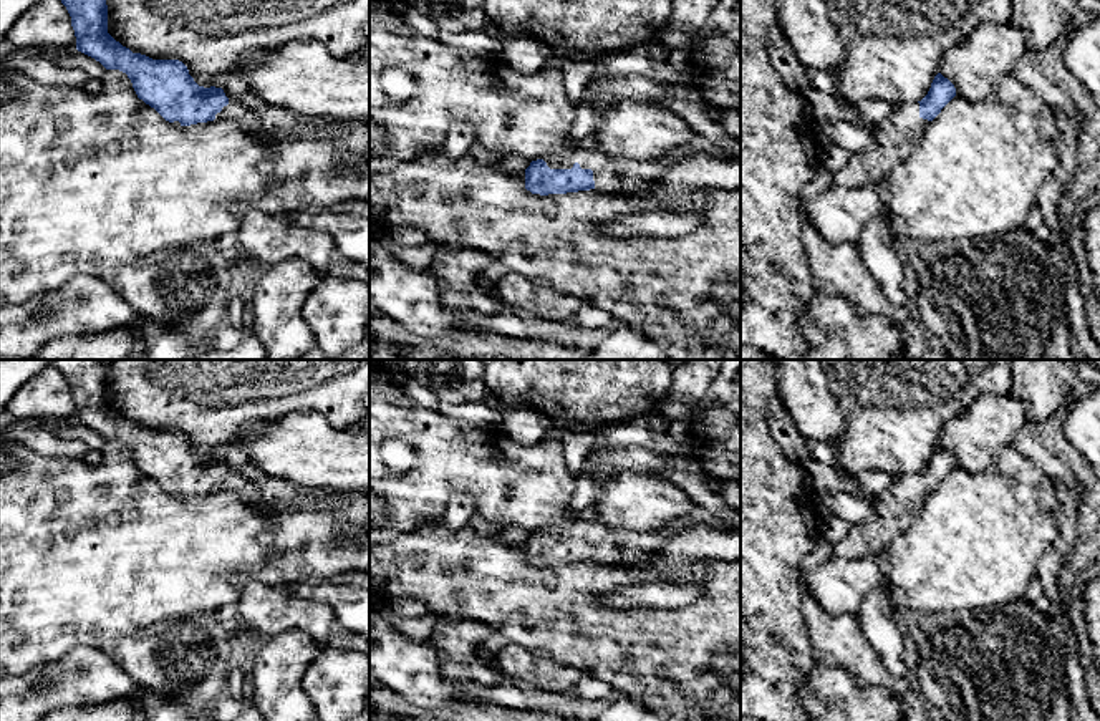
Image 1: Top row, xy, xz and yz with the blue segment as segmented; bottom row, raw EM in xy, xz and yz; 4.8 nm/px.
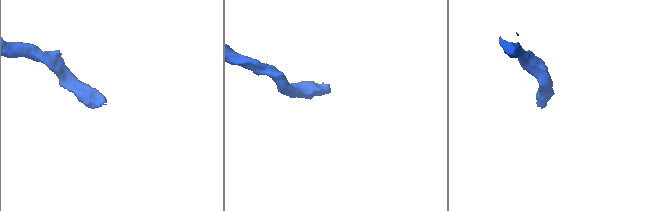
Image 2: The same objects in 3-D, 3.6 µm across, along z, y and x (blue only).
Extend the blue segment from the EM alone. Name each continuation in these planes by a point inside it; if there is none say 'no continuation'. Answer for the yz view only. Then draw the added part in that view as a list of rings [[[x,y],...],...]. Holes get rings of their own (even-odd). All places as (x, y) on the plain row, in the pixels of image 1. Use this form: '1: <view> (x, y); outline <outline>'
1: yz (895, 508); outline [[[919,474],[903,476],[875,497],[865,522],[852,524],[848,534],[833,545],[835,555],[860,560],[881,559],[890,544],[905,532],[921,512],[928,491],[919,487]]]

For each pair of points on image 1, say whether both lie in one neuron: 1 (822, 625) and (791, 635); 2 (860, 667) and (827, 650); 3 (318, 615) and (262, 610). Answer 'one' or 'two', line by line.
1: two
2: one
3: one

